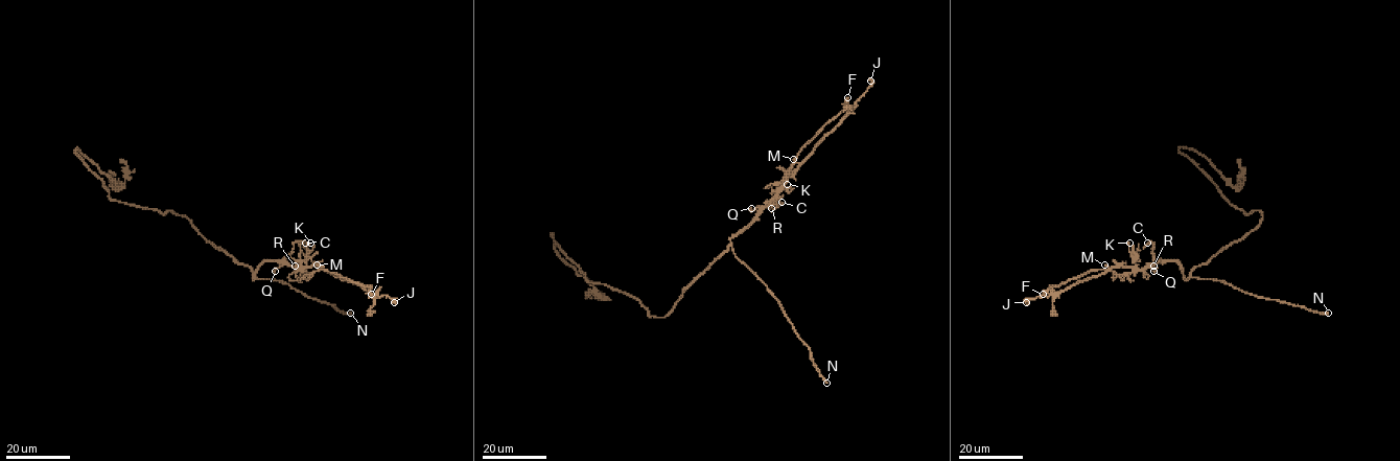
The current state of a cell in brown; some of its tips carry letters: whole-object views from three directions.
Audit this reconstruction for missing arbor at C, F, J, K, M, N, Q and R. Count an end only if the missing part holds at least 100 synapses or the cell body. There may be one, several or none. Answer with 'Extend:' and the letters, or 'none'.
Extend: N

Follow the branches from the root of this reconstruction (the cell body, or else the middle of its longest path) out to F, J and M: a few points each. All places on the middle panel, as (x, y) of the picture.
F: (678, 299), (729, 246), (729, 238), (773, 199), (798, 152), (841, 111), (847, 97)
J: (678, 299), (729, 246), (729, 238), (743, 231), (773, 199), (776, 190), (848, 112), (870, 81)
M: (678, 299), (729, 246), (729, 238), (743, 231), (773, 199), (776, 190), (800, 164), (793, 159)

